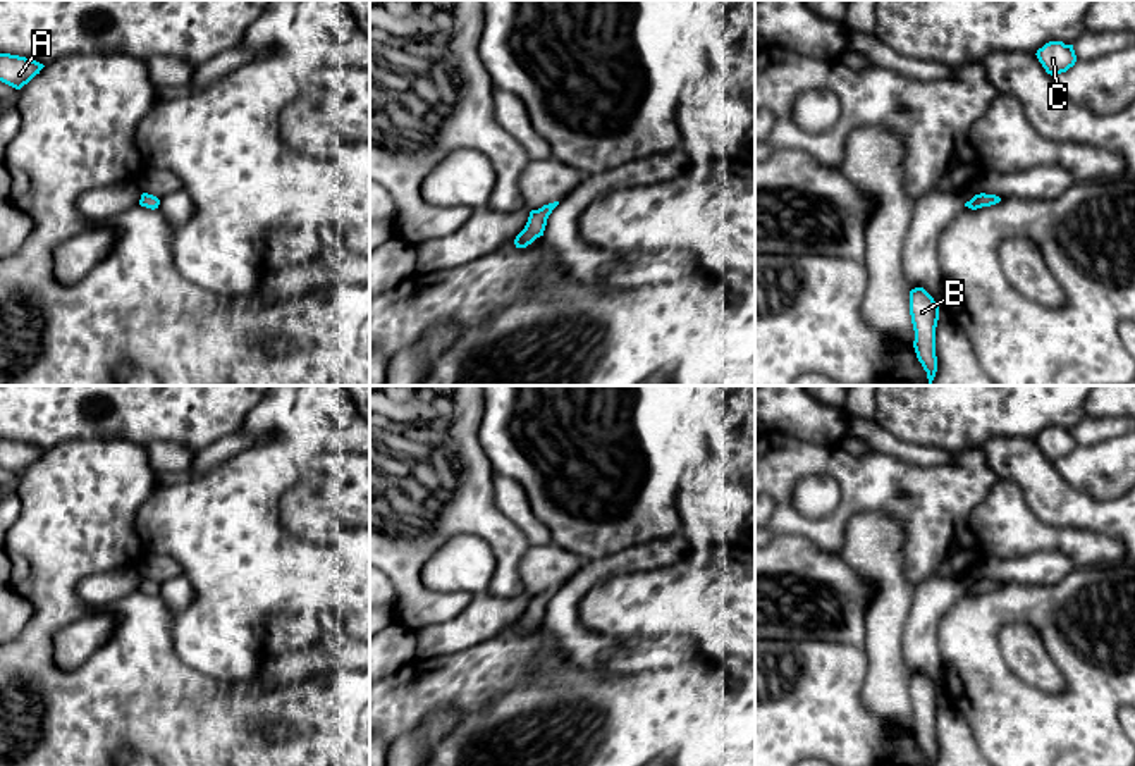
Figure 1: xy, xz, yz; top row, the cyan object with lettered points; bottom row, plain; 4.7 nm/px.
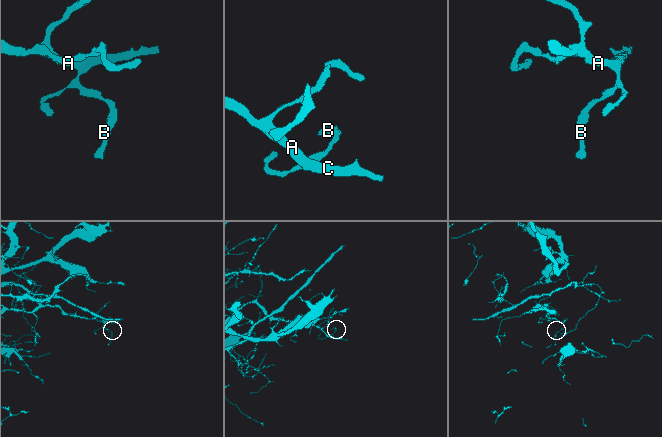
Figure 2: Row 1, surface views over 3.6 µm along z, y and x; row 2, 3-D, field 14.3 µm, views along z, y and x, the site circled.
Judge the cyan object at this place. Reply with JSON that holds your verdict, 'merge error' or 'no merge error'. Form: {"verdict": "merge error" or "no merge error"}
{"verdict": "merge error"}

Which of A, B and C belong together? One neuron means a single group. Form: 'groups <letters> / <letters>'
groups A C / B

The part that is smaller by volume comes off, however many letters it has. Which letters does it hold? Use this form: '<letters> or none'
B

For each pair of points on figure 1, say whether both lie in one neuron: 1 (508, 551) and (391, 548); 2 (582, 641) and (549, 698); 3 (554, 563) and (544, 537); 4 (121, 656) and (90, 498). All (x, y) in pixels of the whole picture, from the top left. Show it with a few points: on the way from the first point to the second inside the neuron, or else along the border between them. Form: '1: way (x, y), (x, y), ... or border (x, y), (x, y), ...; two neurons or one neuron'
1: way (478, 525), (444, 525), (420, 543); one neuron
2: border (547, 627), (575, 665), (604, 670); two neurons
3: border (551, 543), (532, 546); two neurons
4: way (61, 679), (43, 661), (52, 558); one neuron

